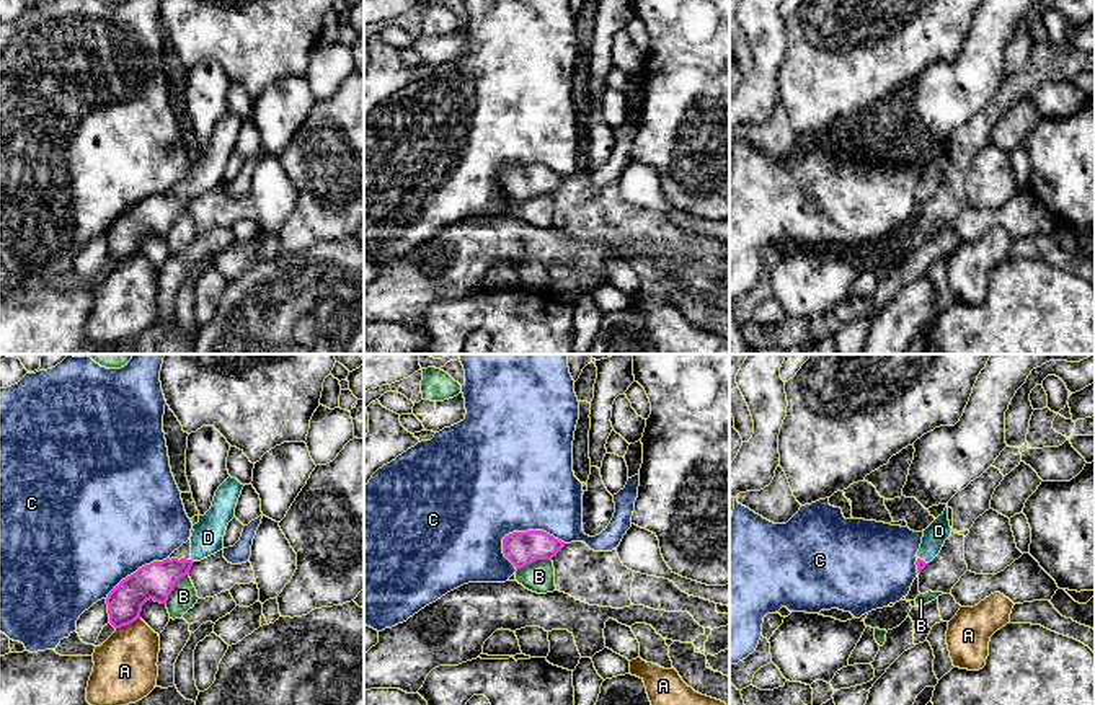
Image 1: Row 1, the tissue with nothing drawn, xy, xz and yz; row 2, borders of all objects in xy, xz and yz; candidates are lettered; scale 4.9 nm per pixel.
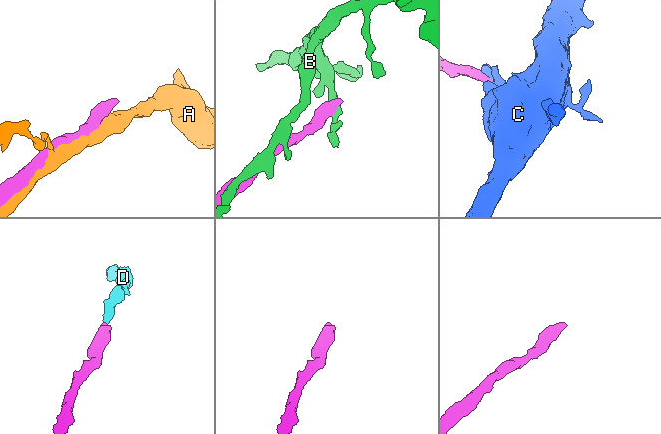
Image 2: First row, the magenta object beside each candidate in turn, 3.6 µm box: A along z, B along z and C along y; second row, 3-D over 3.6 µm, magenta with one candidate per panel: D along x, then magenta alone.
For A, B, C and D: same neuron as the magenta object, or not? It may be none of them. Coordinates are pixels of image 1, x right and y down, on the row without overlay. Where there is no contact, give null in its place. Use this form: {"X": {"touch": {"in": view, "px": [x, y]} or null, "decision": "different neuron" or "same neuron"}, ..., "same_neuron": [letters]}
{"A": {"touch": {"in": "xy", "px": [128, 258]}, "decision": "different neuron"}, "B": {"touch": {"in": "xy", "px": [173, 221]}, "decision": "different neuron"}, "C": {"touch": {"in": "xz", "px": [527, 165]}, "decision": "different neuron"}, "D": {"touch": {"in": "yz", "px": [922, 195]}, "decision": "same neuron"}, "same_neuron": ["D"]}

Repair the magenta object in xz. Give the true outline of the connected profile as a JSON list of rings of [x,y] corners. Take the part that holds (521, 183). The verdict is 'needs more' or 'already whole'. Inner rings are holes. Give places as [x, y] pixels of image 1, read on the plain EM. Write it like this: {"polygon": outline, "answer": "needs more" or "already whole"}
{"polygon": [[[543,165],[512,166],[503,173],[504,191],[521,204],[537,194],[552,194],[565,176]]], "answer": "already whole"}

